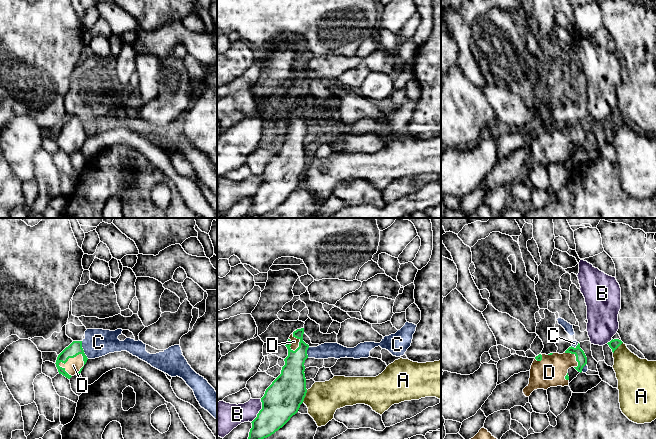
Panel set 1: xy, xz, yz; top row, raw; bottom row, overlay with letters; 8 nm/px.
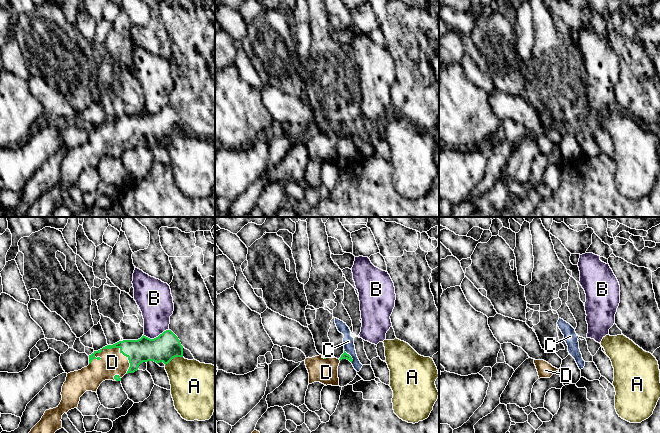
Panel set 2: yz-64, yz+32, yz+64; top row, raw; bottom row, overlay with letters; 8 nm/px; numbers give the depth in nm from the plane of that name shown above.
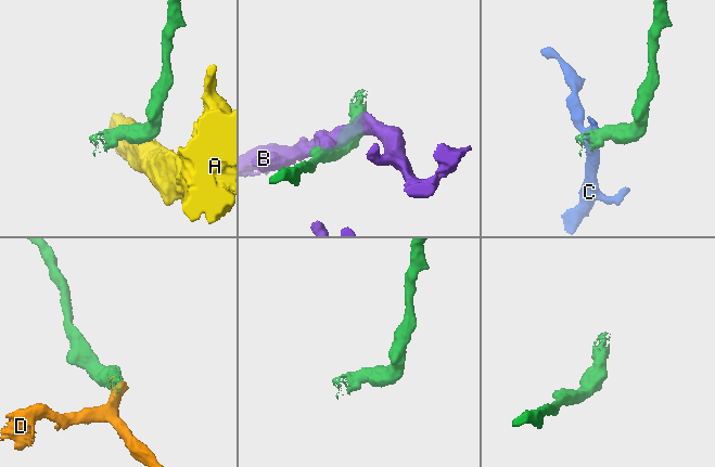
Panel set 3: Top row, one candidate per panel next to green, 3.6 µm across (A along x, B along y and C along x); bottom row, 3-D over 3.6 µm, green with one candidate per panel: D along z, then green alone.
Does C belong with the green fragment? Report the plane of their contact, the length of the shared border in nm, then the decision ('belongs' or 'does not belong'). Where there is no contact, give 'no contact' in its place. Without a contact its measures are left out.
meets green in xy; contact 160 nm long; does not belong

